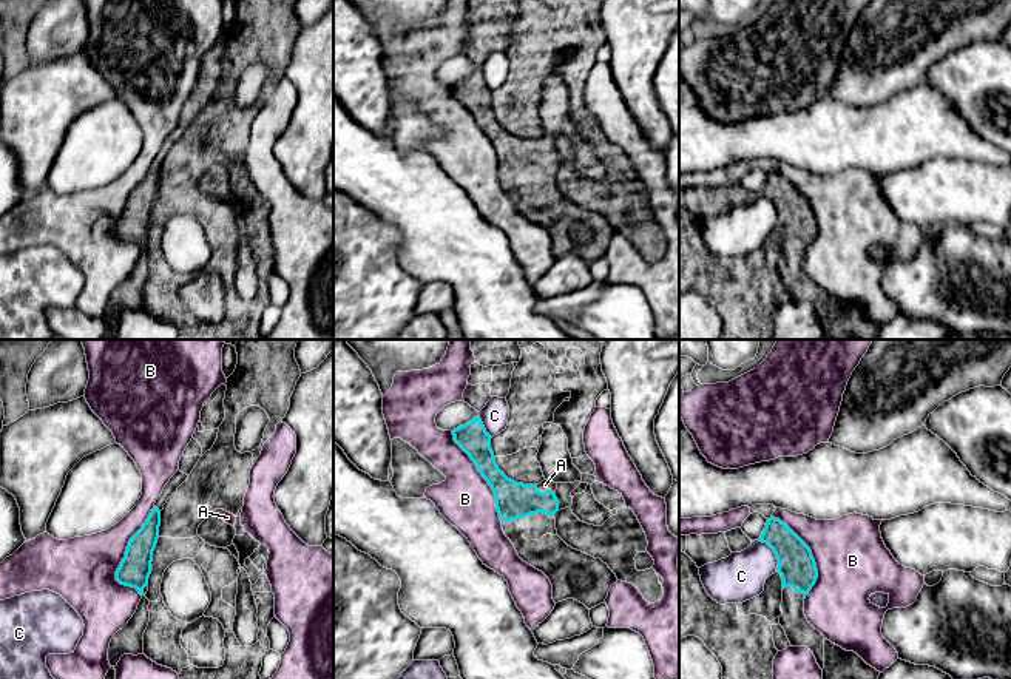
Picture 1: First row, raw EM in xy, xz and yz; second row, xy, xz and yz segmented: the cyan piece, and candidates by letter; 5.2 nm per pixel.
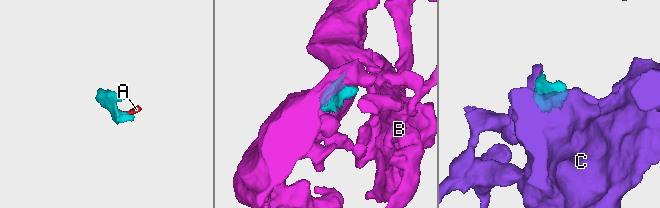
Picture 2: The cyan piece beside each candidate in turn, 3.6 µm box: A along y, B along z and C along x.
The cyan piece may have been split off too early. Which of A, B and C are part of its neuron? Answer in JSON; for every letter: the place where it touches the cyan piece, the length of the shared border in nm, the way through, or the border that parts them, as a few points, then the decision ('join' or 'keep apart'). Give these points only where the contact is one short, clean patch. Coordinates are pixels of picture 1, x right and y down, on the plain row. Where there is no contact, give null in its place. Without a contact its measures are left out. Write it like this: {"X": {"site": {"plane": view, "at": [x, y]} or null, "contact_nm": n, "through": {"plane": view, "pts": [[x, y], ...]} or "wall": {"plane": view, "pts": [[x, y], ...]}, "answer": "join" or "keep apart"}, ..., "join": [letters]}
{"A": {"site": {"plane": "xz", "at": [545, 145]}, "contact_nm": 120, "answer": "join"}, "B": {"site": {"plane": "xy", "at": [125, 210]}, "contact_nm": 480, "answer": "keep apart"}, "C": {"site": {"plane": "yz", "at": [774, 206]}, "contact_nm": 190, "answer": "keep apart"}, "join": ["A"]}

